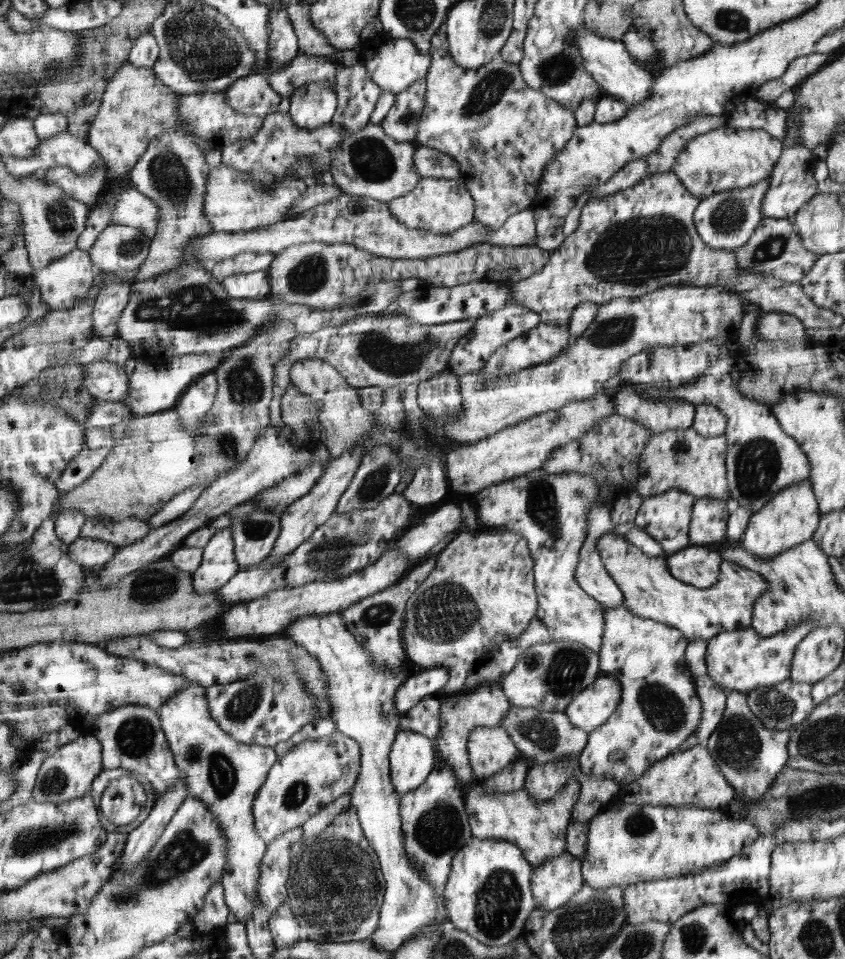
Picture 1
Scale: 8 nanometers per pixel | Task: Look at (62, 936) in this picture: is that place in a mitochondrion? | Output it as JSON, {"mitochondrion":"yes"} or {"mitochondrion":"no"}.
{"mitochondrion":"no"}

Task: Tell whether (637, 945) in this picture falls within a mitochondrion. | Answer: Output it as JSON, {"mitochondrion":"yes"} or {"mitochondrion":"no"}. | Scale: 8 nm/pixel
{"mitochondrion":"yes"}

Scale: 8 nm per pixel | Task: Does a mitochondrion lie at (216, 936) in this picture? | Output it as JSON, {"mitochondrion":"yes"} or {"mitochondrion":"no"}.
{"mitochondrion":"no"}

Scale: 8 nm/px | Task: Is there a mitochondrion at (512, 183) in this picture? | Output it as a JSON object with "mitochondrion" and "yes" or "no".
{"mitochondrion":"no"}

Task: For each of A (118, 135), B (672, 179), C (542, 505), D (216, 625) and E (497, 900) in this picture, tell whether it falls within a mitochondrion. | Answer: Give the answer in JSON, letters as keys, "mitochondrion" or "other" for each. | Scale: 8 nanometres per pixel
{"A":"other","B":"other","C":"mitochondrion","D":"other","E":"mitochondrion"}

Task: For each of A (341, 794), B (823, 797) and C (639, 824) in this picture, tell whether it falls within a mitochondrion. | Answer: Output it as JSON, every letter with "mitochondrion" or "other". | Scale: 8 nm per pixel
{"A":"other","B":"mitochondrion","C":"mitochondrion"}

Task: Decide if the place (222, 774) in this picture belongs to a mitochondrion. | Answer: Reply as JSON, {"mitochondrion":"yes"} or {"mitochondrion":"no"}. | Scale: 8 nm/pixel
{"mitochondrion":"yes"}

